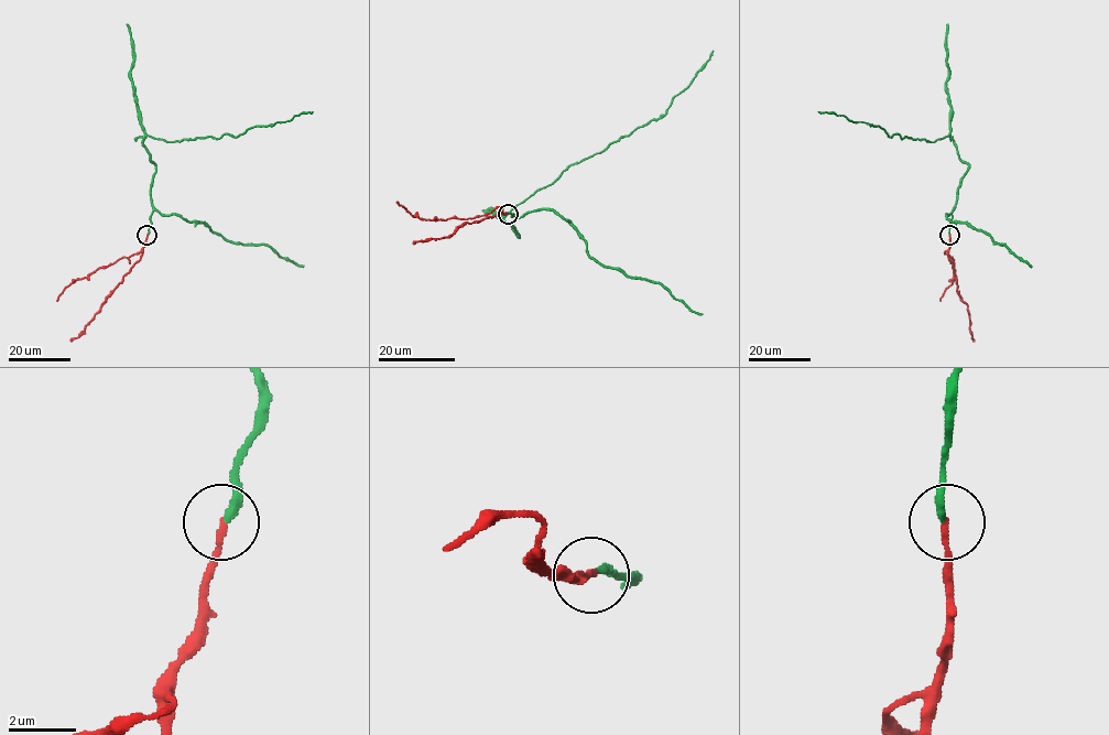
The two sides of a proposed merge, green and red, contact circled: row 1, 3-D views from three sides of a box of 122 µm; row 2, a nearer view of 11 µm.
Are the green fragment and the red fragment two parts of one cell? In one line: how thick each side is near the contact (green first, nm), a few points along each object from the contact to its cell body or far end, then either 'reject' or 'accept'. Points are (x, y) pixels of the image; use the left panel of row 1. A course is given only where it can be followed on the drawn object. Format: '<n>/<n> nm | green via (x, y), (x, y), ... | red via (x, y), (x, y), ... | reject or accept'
240/190 nm | green via (148, 234), (155, 165), (143, 144), (147, 137), (167, 141), (236, 137), (312, 111) | red via (147, 234), (141, 258), (83, 332), (71, 342) | accept

